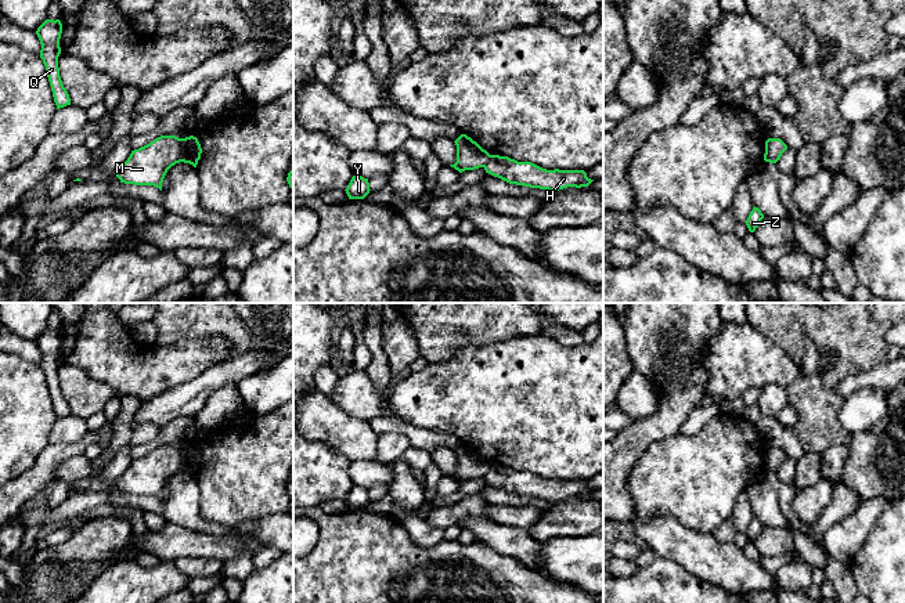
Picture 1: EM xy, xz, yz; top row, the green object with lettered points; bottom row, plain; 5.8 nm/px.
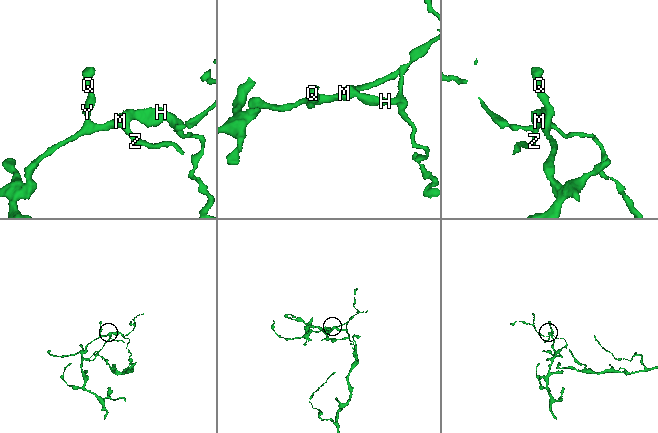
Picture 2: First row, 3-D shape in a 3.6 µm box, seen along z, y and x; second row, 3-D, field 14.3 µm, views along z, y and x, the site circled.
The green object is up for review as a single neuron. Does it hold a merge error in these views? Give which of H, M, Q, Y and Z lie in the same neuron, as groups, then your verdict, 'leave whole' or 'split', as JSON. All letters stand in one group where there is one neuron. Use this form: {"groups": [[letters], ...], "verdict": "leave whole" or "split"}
{"groups": [["H", "M", "Q", "Y", "Z"]], "verdict": "leave whole"}

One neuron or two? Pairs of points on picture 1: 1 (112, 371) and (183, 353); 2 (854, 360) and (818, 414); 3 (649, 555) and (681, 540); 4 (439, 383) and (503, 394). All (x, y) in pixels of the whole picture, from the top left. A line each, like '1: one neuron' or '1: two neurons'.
1: one neuron
2: one neuron
3: two neurons
4: one neuron

